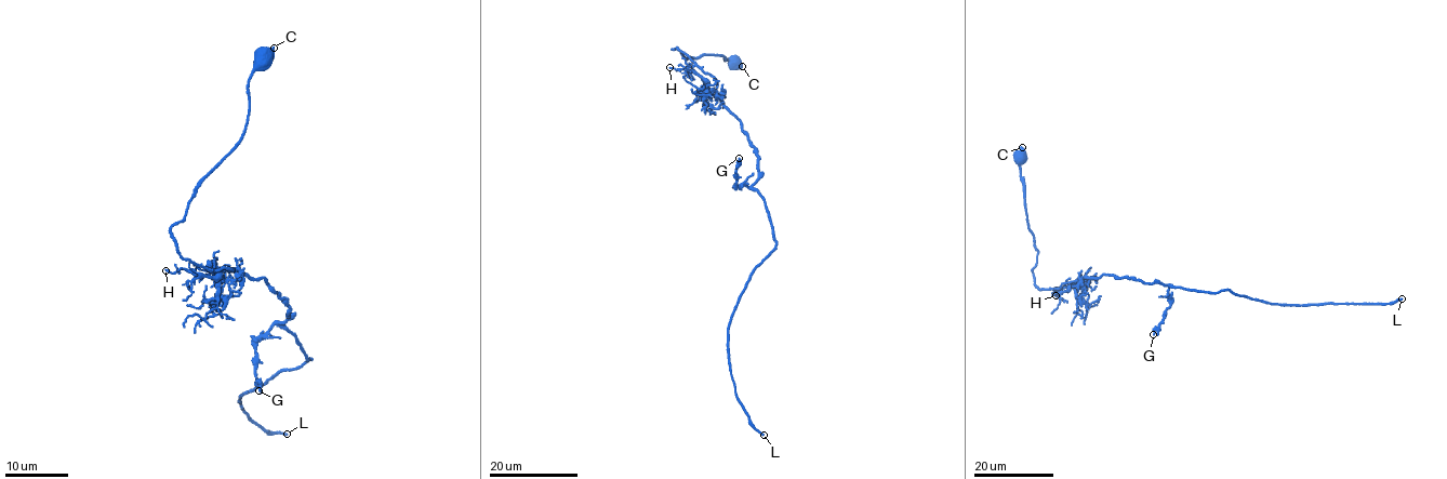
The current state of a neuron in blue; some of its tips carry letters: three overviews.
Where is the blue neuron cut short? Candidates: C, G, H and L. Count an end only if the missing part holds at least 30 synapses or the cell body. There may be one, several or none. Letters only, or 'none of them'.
L

